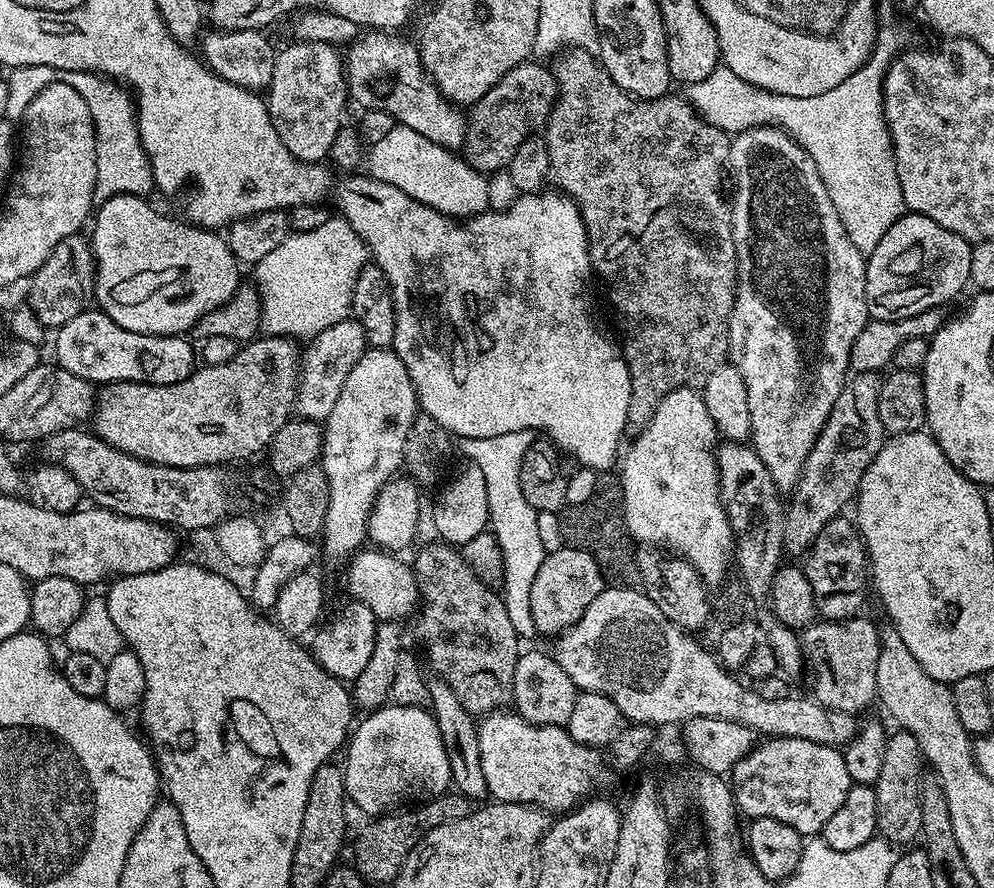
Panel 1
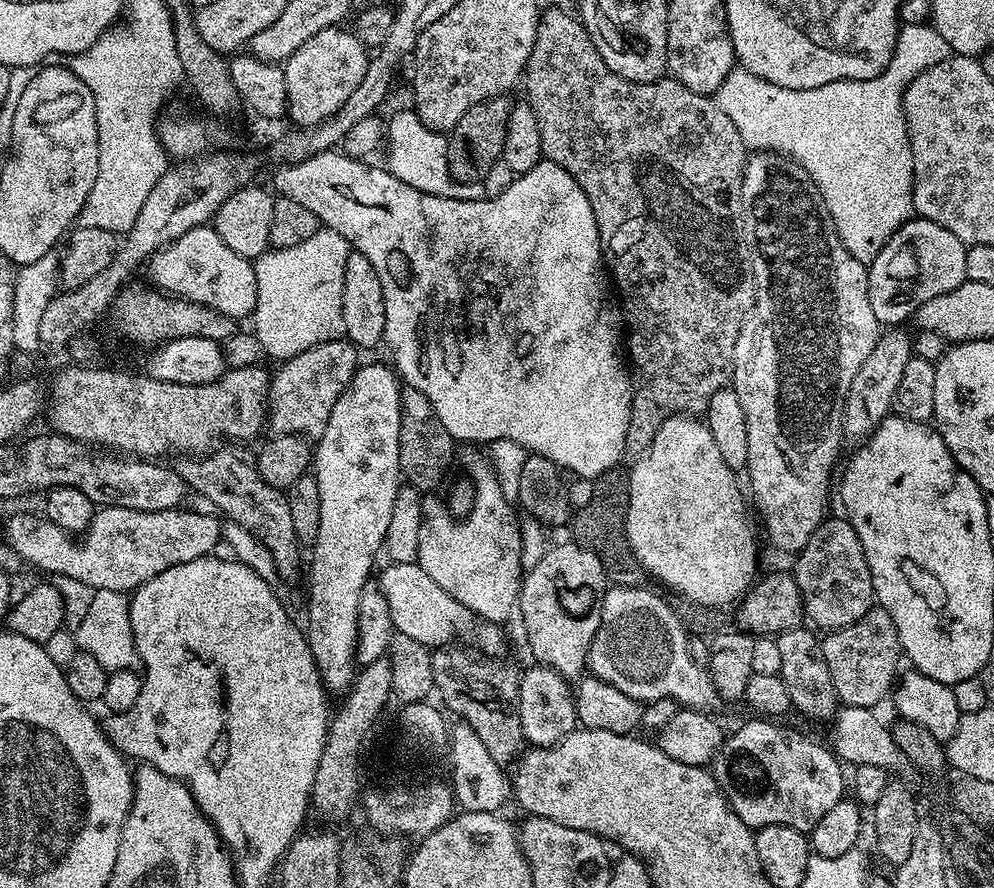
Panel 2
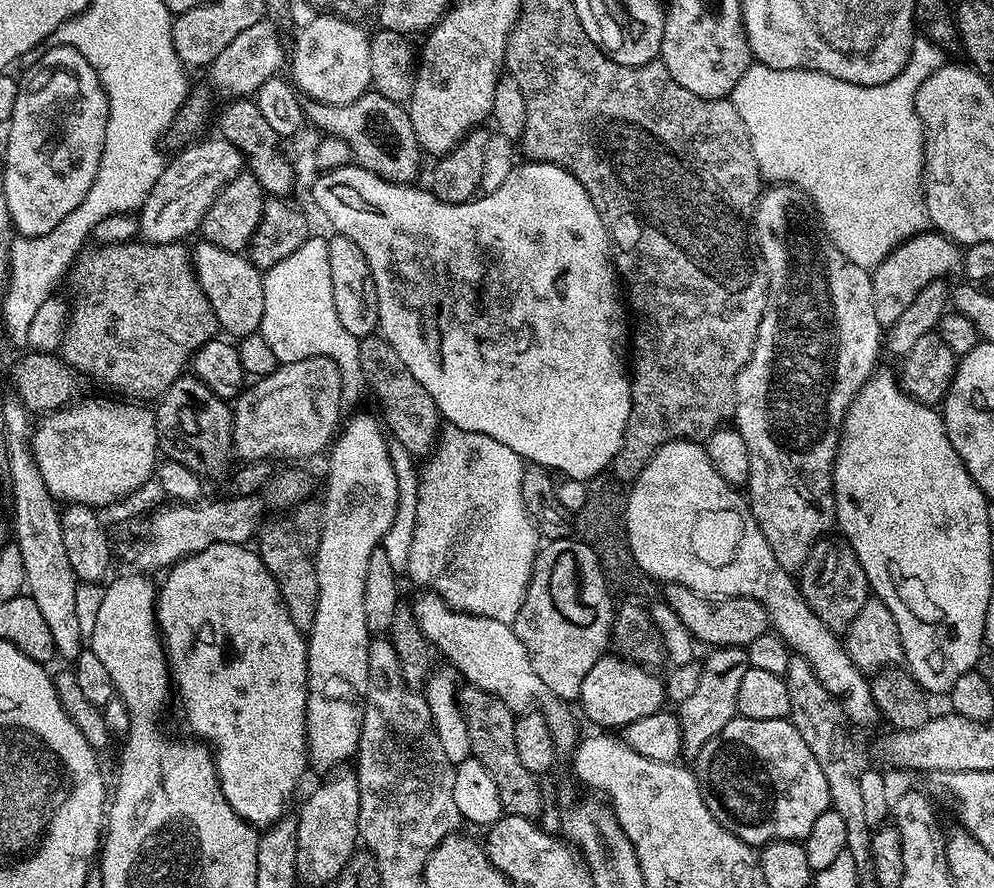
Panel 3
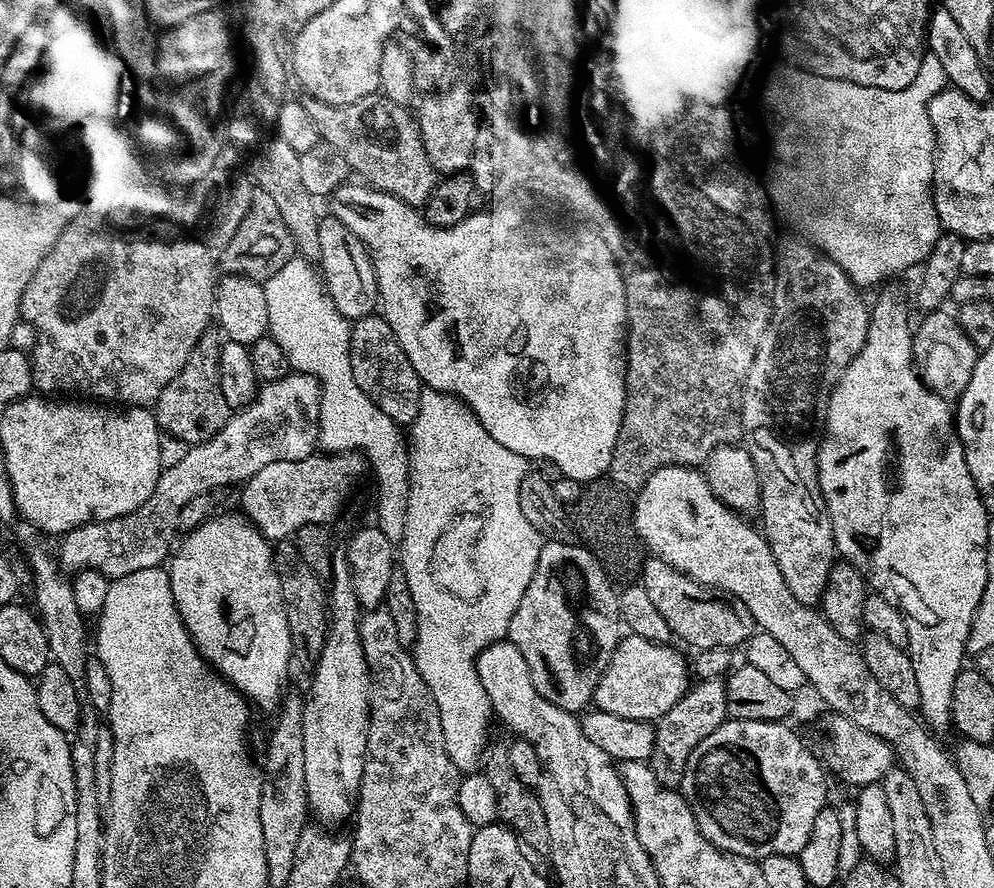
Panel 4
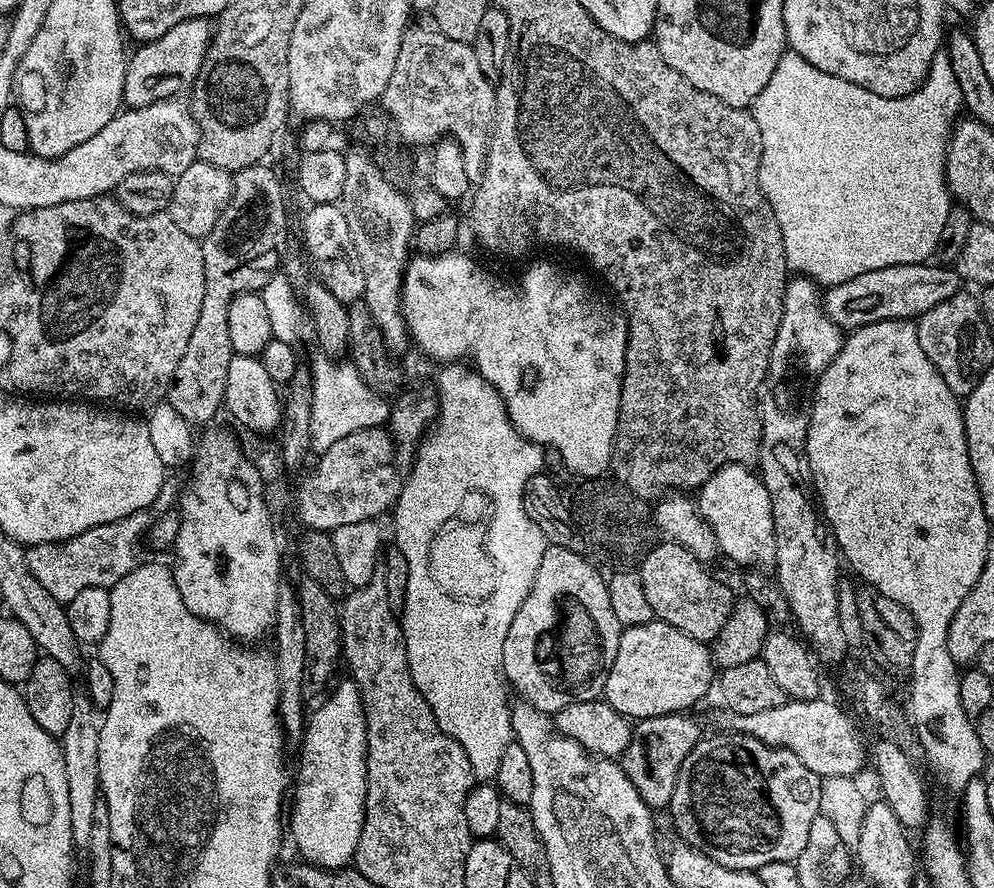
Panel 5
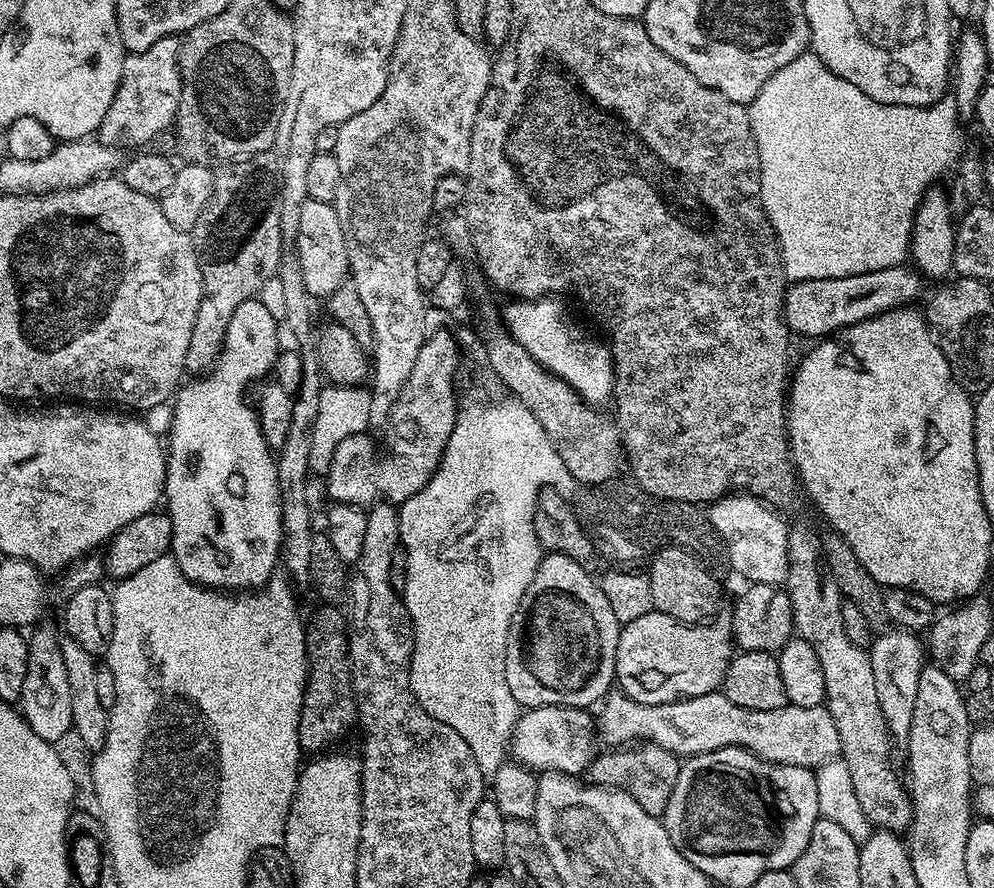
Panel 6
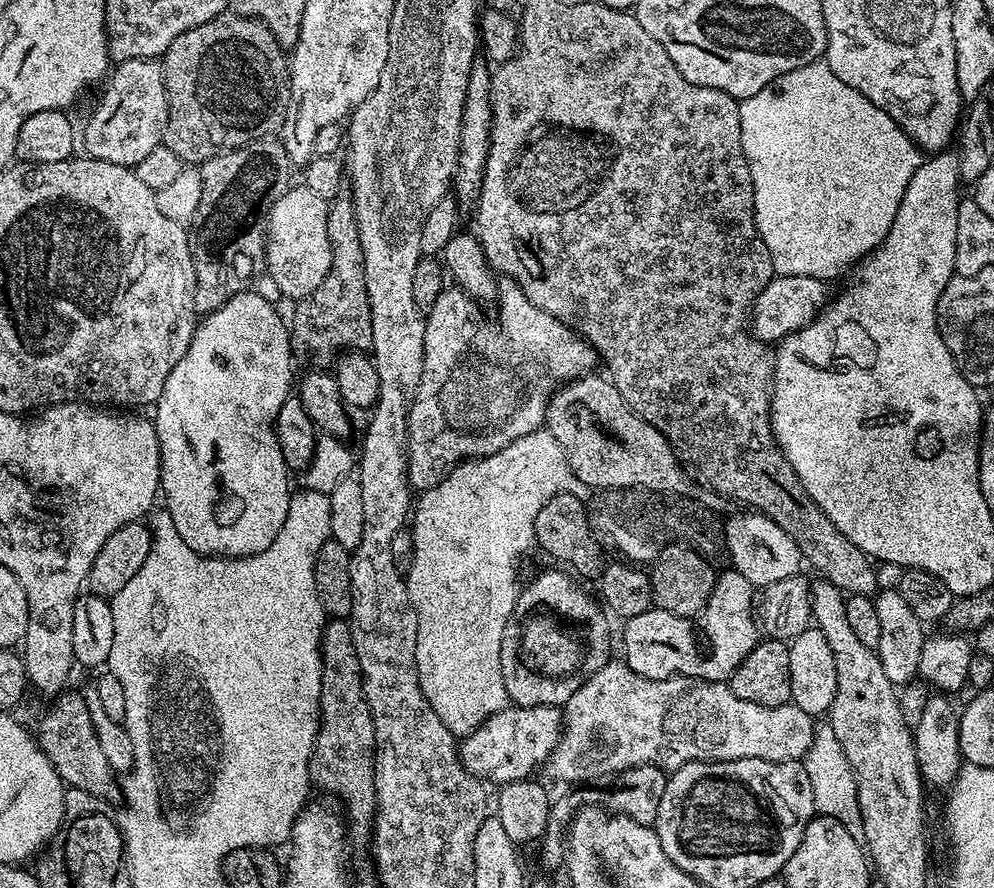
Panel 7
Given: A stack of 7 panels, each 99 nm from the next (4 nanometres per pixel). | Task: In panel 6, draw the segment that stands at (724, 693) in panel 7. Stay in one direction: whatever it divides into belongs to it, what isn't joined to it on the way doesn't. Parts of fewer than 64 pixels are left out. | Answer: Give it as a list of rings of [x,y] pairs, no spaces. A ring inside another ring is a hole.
[[[616,690],[604,697],[595,717],[596,731],[599,739],[608,746],[632,746],[637,742],[651,742],[662,746],[662,750],[670,750],[675,756],[687,758],[713,752],[719,748],[745,748],[755,756],[762,757],[775,764],[802,766],[813,770],[823,769],[825,764],[840,756],[840,739],[838,726],[834,726],[834,718],[827,707],[803,708],[789,704],[778,710],[746,710],[746,706],[734,706],[723,691],[710,694],[687,696],[684,700],[675,700],[669,704],[639,704]]]

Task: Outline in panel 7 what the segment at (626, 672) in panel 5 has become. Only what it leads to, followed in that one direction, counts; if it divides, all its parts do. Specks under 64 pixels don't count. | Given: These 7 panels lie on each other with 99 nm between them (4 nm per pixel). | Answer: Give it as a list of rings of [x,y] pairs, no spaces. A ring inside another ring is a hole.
[[[740,572],[729,576],[717,575],[716,585],[708,599],[708,612],[703,612],[697,620],[687,616],[679,616],[678,614],[666,614],[665,612],[647,612],[646,614],[638,614],[636,617],[628,618],[624,624],[624,653],[622,653],[624,663],[630,666],[630,670],[634,670],[634,674],[642,674],[642,678],[650,678],[651,680],[665,680],[671,676],[693,676],[694,678],[702,678],[703,680],[731,681],[736,667],[744,661],[746,654],[750,654],[750,650],[754,650],[754,646],[762,636],[761,629],[758,627],[758,612],[754,607],[754,598],[752,602],[752,592],[754,592],[754,585],[746,578],[742,578]]]

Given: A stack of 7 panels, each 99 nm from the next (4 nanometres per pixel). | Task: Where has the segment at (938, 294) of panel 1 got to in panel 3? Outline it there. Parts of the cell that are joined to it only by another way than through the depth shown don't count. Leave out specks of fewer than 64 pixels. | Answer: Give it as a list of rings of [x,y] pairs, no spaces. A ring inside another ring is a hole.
[[[935,230],[921,232],[900,244],[871,273],[874,314],[878,314],[880,325],[889,326],[897,322],[914,298],[918,297],[919,291],[938,278],[936,264],[959,265],[961,260],[962,252],[956,241]]]

